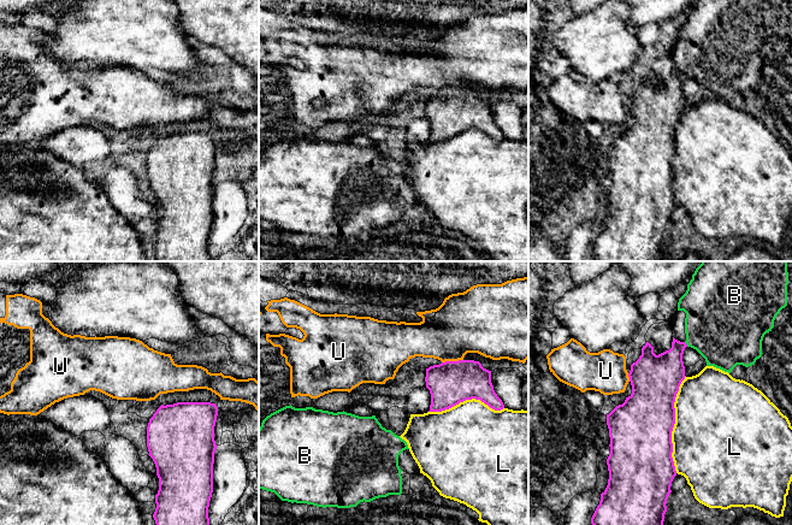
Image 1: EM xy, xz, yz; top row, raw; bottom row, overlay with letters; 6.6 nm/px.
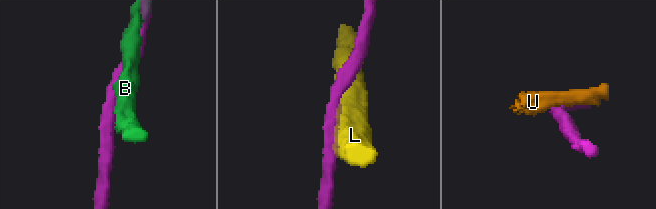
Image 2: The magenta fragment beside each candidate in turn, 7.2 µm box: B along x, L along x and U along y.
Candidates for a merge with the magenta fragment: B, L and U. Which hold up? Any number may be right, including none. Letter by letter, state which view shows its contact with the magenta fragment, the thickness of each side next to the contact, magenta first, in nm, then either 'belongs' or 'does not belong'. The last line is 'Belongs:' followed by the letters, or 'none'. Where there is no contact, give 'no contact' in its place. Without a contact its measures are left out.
B: yz | 260/440 nm | does not belong
L: yz | 420/500 nm | does not belong
U: xz | 280/380 nm | does not belong
Belongs: none

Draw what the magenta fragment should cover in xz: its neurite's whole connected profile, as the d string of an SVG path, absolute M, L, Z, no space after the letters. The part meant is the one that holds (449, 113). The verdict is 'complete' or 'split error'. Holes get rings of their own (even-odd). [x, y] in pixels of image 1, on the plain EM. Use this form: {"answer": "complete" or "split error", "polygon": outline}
{"answer": "complete", "polygon": "M445 92L426 99L426 118L431 124L428 142L442 142L466 130L480 130L490 138L504 138L491 113L491 101L479 92Z"}

